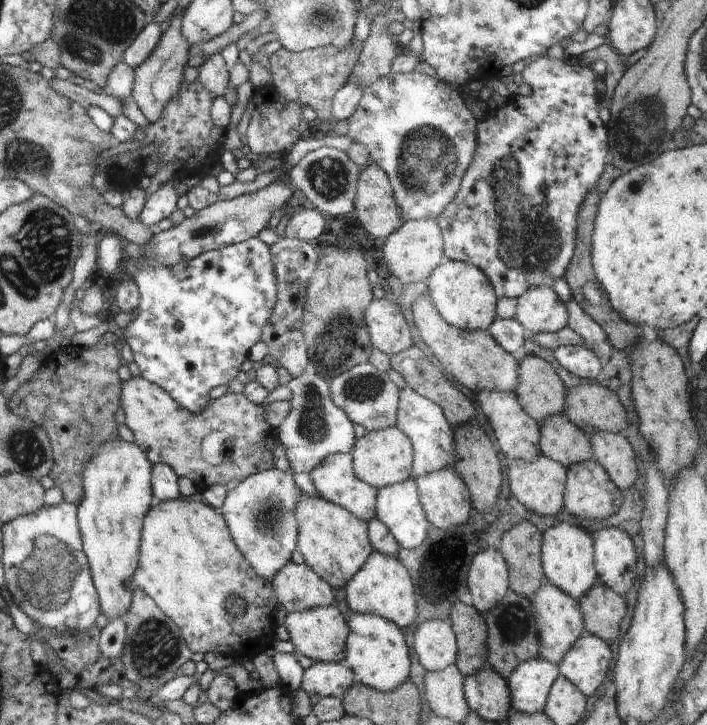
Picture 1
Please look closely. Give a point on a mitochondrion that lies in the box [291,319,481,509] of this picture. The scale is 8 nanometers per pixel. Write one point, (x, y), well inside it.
(313, 426)

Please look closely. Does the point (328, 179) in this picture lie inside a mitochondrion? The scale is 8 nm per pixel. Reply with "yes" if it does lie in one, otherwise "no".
yes

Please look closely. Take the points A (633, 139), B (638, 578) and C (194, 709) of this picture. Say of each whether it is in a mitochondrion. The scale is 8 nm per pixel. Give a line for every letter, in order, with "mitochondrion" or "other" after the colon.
A: mitochondrion
B: other
C: other

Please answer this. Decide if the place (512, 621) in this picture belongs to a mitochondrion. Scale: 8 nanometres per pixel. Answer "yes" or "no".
yes

